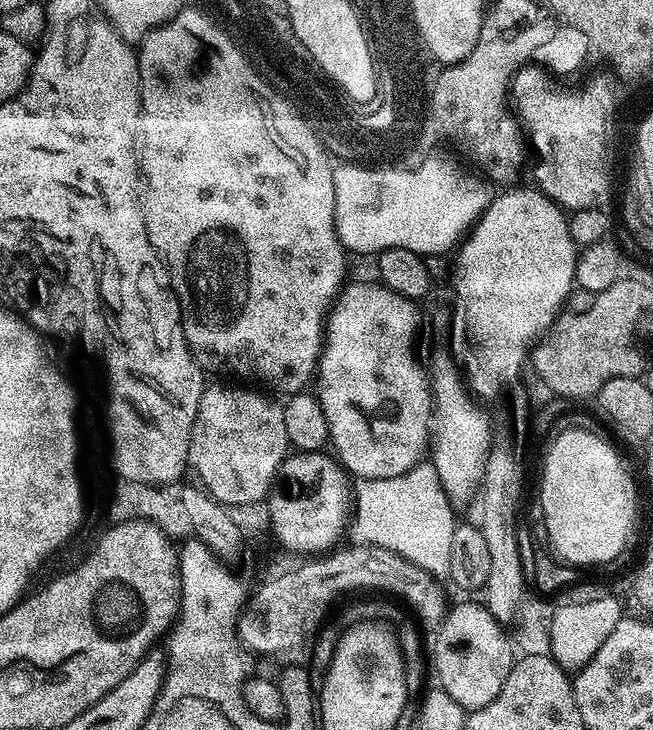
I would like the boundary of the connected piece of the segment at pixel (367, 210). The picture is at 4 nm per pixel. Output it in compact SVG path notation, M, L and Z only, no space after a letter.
M428 154L414 171L390 168L359 168L356 162L344 162L332 173L334 178L334 212L336 233L349 253L372 252L379 254L388 248L401 248L417 252L425 258L436 258L444 251L455 249L462 237L479 220L494 195L493 185L475 171L467 172L456 160L448 156Z

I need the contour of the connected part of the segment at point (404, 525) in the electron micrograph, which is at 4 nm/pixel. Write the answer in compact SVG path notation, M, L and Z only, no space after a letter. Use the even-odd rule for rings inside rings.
M419 462L409 472L396 478L360 480L354 488L354 524L356 520L359 543L372 544L375 548L385 548L408 560L414 567L428 573L429 577L448 576L450 570L450 541L458 523L454 505L448 500L446 490L438 478L438 470L430 462Z

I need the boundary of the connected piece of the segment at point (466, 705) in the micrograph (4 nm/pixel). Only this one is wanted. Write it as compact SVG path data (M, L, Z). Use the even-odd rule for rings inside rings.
M483 603L478 604L456 604L447 609L446 615L439 621L438 627L435 629L435 639L431 641L432 647L432 664L436 667L436 676L439 687L443 688L446 694L450 694L450 698L454 698L454 702L458 702L458 706L462 706L465 710L475 710L486 707L488 703L493 702L502 690L502 682L506 682L506 678L510 674L514 663L514 644L506 633L505 625L497 621L488 607Z

